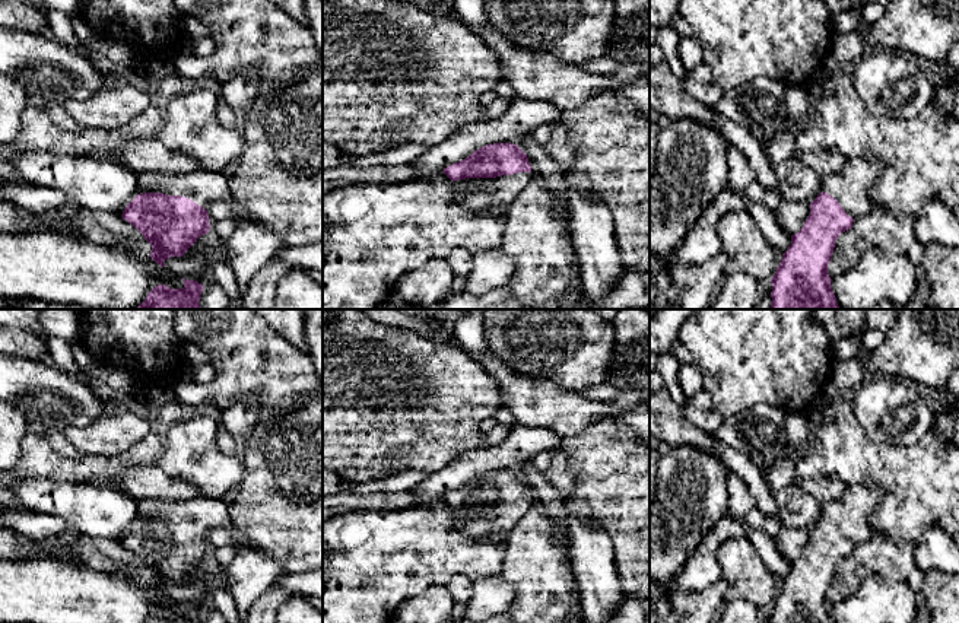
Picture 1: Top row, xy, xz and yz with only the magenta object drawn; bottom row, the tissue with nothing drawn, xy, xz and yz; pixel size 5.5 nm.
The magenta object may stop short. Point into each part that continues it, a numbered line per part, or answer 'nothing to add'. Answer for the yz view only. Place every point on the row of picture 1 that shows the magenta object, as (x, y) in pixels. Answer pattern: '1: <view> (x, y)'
1: yz (851, 187)

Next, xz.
1: xz (475, 194)

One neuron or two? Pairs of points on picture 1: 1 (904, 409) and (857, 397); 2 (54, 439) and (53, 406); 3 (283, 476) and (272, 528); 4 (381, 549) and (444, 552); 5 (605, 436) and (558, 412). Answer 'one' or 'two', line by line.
1: one
2: two
3: one
4: one
5: two

